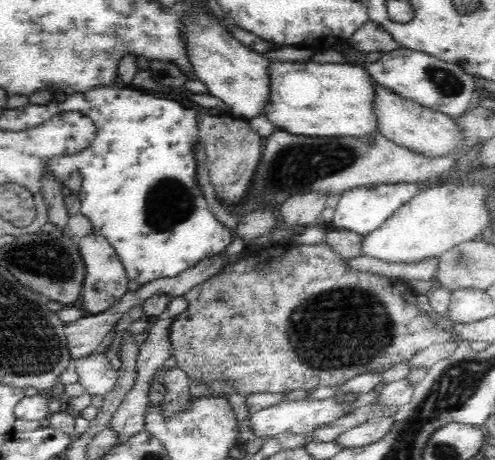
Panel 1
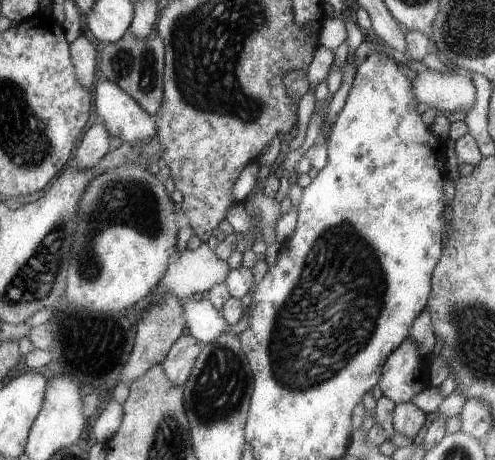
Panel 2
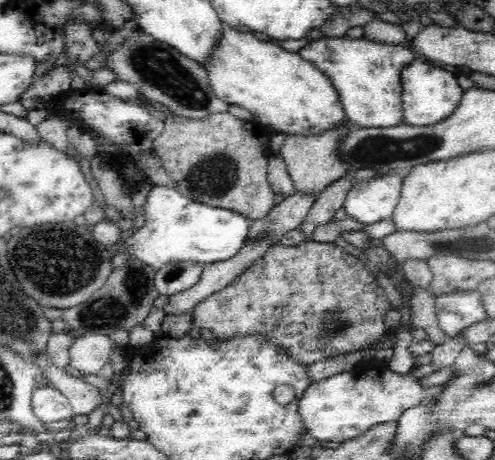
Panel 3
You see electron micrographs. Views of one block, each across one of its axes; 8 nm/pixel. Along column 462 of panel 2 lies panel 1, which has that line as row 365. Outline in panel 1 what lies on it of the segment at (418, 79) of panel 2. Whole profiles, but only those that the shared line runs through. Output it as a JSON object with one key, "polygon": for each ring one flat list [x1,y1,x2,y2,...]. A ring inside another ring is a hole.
{"polygon":[[90,354,80,360,72,360,72,364,78,370,80,384,86,388,86,394,92,396,106,396,118,380,118,372,108,364,104,354]]}

